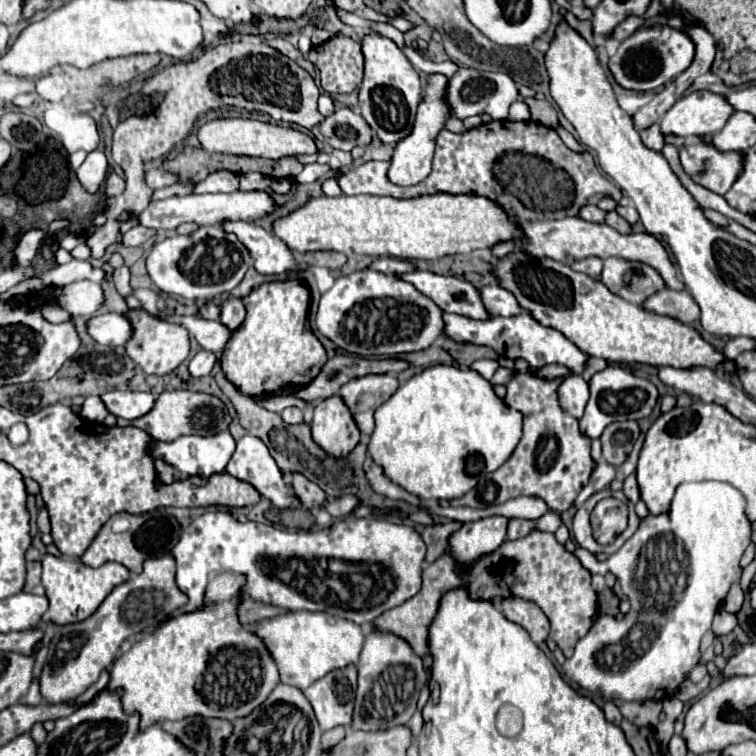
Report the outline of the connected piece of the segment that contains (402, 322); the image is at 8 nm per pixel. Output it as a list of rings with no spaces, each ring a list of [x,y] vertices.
[[[359,270],[337,278],[321,296],[315,324],[323,336],[349,354],[363,358],[391,358],[403,352],[425,350],[443,336],[441,314],[443,312],[431,298],[423,296],[409,282],[399,280],[395,274]]]

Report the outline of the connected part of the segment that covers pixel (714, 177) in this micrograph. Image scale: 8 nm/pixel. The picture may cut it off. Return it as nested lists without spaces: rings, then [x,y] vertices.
[[[705,140],[679,148],[679,156],[683,168],[697,184],[721,196],[737,180],[743,166],[741,152],[719,152]]]

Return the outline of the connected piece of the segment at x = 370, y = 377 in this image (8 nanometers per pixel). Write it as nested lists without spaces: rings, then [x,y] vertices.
[[[367,374],[343,384],[337,396],[343,398],[343,404],[349,408],[361,434],[371,434],[375,410],[387,402],[397,388],[399,382],[393,374]]]

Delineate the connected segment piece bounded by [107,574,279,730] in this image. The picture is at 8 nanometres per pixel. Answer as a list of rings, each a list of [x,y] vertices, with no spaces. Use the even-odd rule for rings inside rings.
[[[235,574],[215,576],[207,586],[203,610],[171,618],[153,634],[137,640],[129,652],[115,658],[109,670],[107,690],[123,690],[121,706],[127,710],[127,714],[139,714],[139,730],[165,720],[183,720],[187,716],[225,718],[233,722],[235,718],[245,718],[257,706],[261,706],[271,690],[279,684],[277,666],[265,644],[253,632],[247,632],[237,618],[243,582],[245,578]]]

